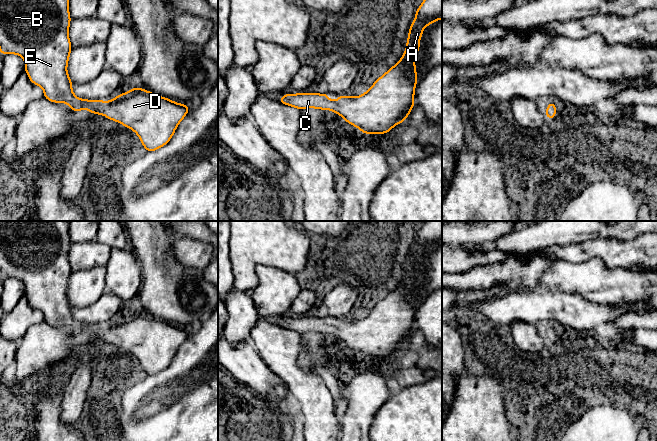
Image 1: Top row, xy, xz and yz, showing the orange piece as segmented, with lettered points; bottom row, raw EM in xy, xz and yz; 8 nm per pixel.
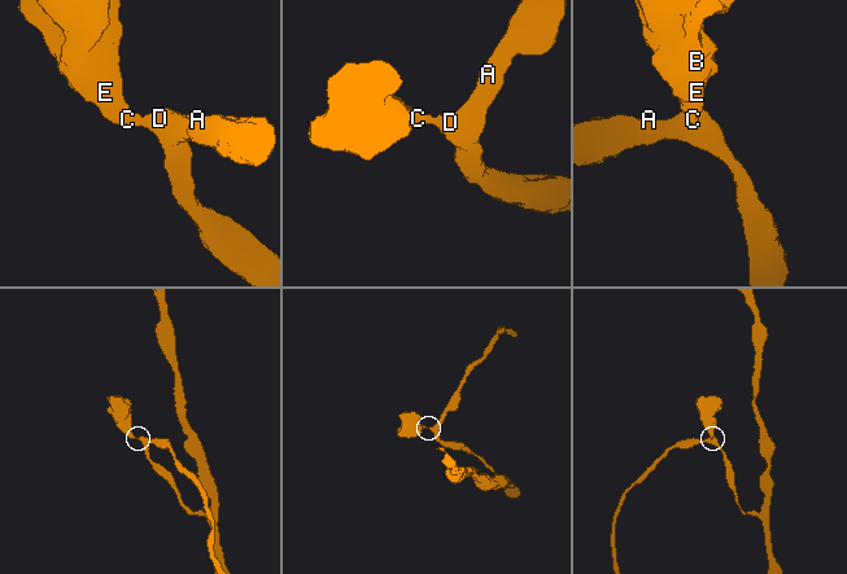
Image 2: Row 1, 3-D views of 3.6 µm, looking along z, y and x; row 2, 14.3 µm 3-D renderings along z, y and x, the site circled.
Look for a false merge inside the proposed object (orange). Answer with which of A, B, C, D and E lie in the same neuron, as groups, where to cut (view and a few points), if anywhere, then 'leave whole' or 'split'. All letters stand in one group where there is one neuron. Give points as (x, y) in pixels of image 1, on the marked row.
groups A B C D E; cut none; leave whole

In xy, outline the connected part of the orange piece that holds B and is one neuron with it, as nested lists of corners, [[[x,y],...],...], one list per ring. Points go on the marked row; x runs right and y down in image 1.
[[[0,0],[0,53],[16,54],[25,62],[30,82],[40,86],[44,98],[54,103],[66,103],[73,112],[84,109],[100,114],[133,130],[143,147],[156,151],[173,137],[176,128],[189,112],[187,104],[158,96],[135,87],[110,101],[79,99],[72,91],[67,65],[73,49],[69,39],[71,17],[69,0]]]

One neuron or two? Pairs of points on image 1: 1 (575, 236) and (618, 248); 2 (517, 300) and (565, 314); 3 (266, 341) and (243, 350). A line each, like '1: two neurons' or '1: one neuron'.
1: two neurons
2: one neuron
3: two neurons

